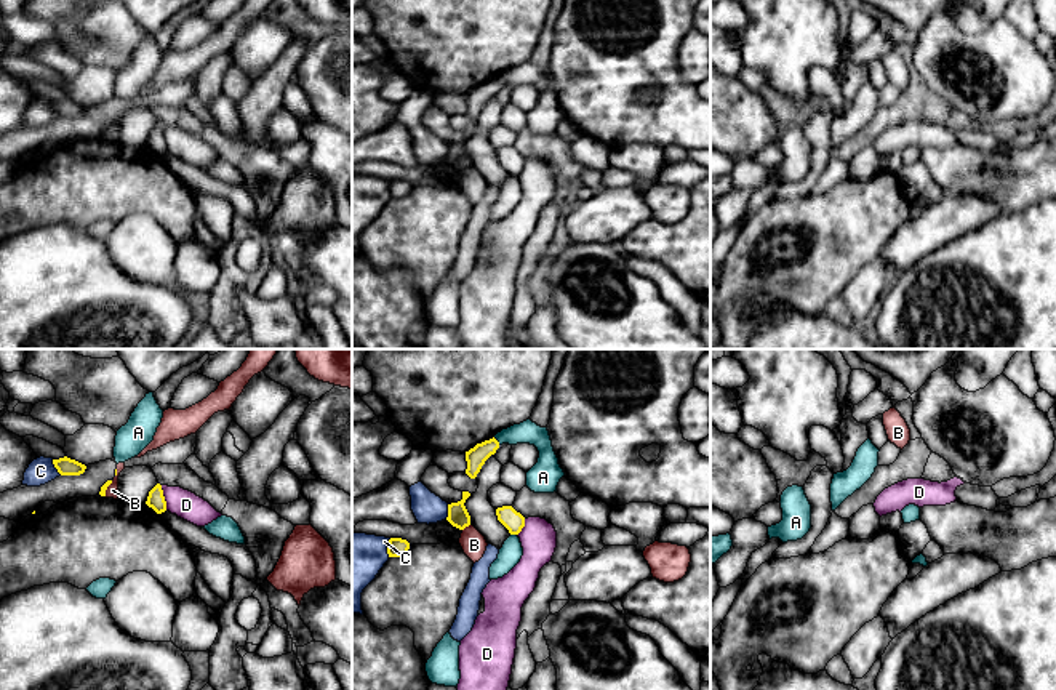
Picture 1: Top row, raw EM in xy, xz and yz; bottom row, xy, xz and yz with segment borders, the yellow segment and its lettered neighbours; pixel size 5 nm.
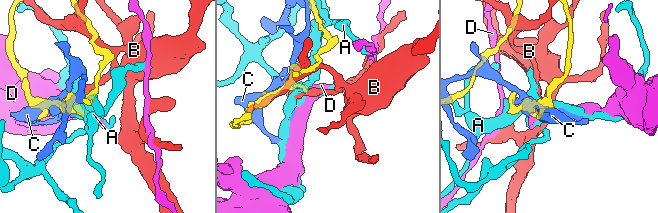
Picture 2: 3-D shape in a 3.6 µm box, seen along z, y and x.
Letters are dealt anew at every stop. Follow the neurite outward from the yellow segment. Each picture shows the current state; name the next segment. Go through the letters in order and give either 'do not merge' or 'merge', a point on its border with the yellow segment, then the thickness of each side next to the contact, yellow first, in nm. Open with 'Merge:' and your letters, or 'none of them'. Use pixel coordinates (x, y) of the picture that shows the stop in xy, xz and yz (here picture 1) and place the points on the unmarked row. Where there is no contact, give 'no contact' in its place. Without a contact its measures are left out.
Merge: none of them
A: do not merge; contact xz (496, 82); calibres 100 and 110 nm
B: do not merge; contact xz (466, 167); calibres 110 and 130 nm
C: do not merge; contact xz (388, 189); calibres 90 and 280 nm
D: do not merge; contact xy (164, 140); calibres 90 and 140 nm

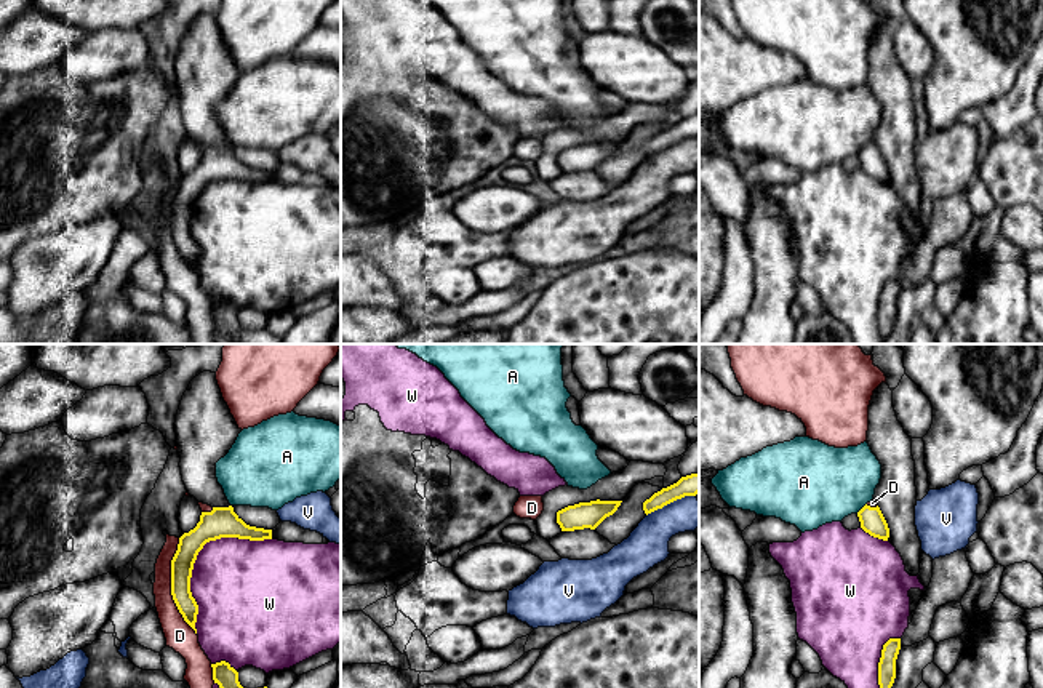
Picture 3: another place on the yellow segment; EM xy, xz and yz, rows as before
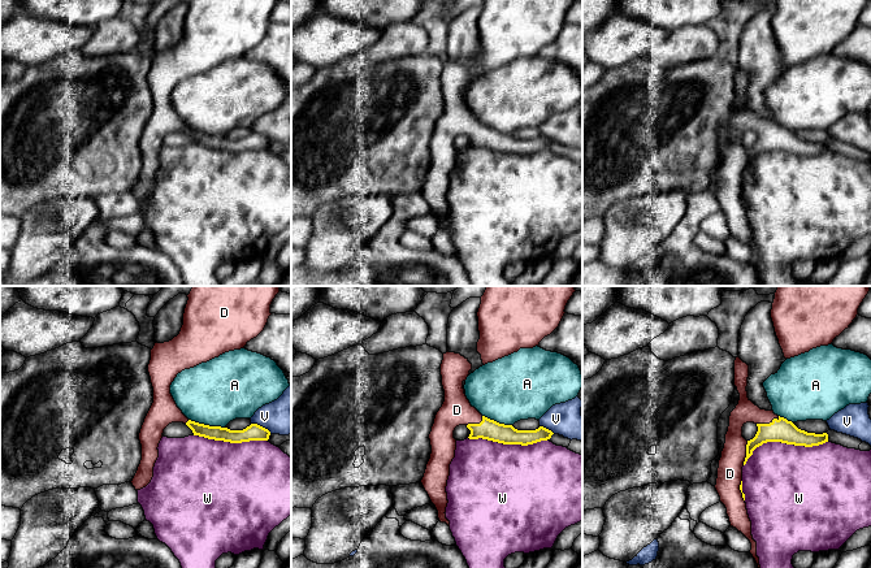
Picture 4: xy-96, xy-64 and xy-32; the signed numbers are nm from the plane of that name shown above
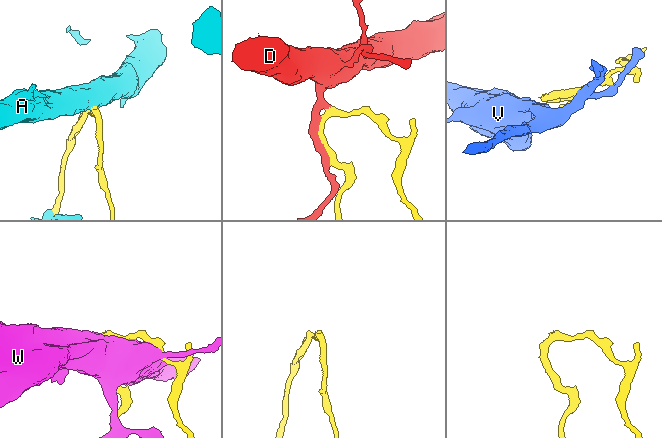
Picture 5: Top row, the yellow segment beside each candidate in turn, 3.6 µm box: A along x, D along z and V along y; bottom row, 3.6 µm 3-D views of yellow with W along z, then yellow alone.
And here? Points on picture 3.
Merge: D
A: do not merge; contact yz (863, 149); calibres 120 and 400 nm
D: merge; contact xy (171, 228); calibres 120 and 140 nm
V: do not merge; contact xz (671, 143); calibres 110 and 200 nm
W: do not merge; contact xy (197, 196); calibres 160 and 440 nm

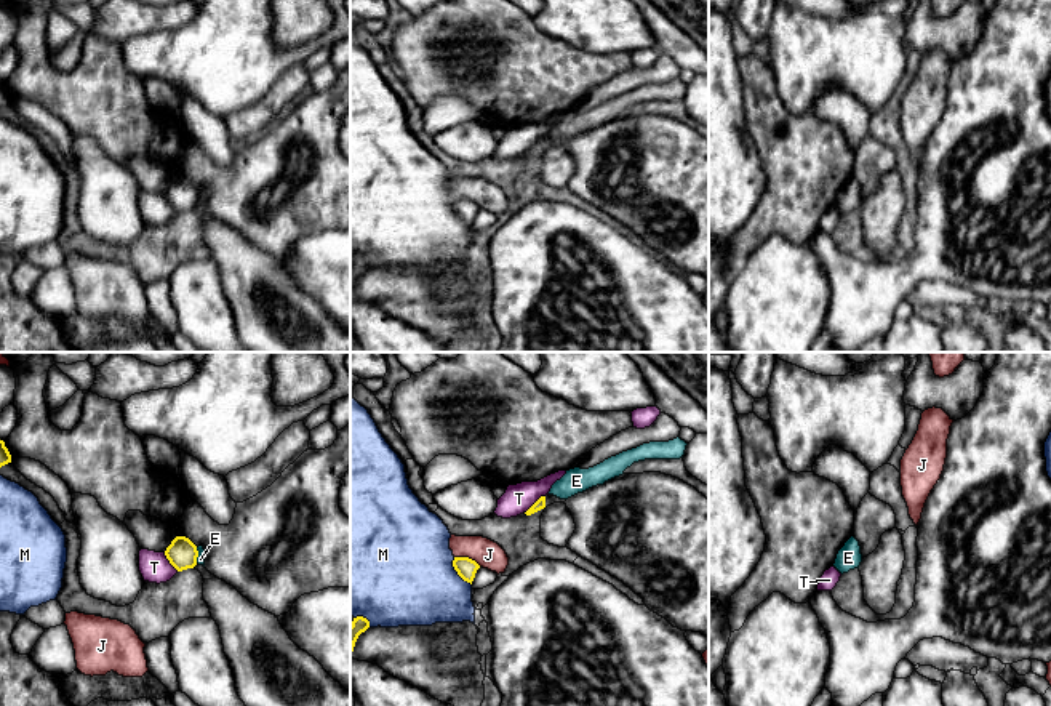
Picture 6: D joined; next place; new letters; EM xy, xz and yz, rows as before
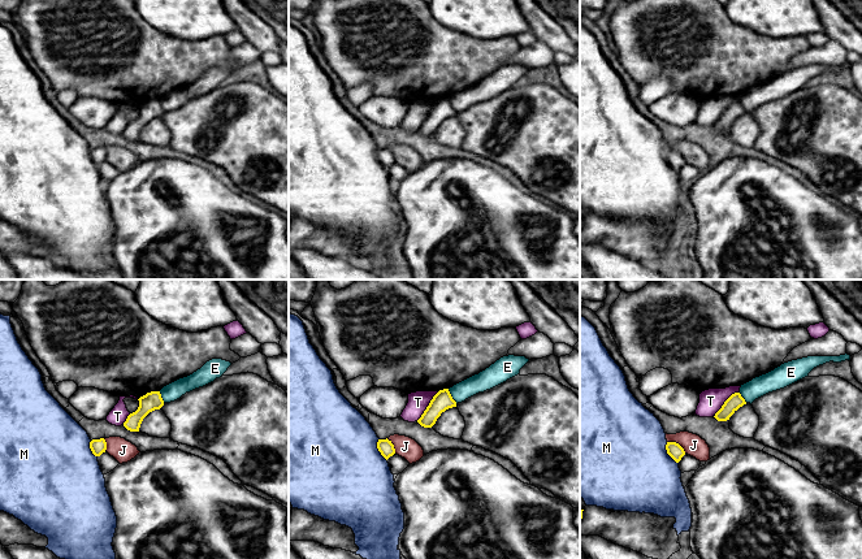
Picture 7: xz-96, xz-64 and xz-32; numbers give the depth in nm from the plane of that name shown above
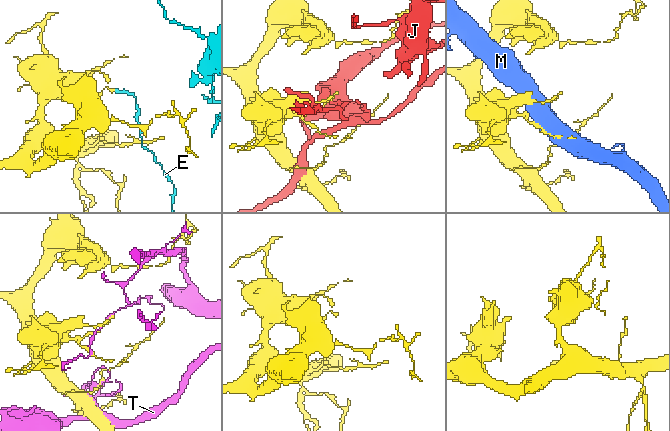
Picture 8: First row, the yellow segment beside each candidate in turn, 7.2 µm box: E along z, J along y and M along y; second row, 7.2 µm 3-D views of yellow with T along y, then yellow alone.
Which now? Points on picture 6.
Merge: none of them
E: do not merge; contact xy (197, 197); calibres 150 and 50 nm
J: do not merge; contact xz (467, 199); calibres 100 and 140 nm
M: do not merge; contact xz (456, 212); calibres 100 and 480 nm
T: do not merge; contact xz (535, 144); calibres 50 and 150 nm

